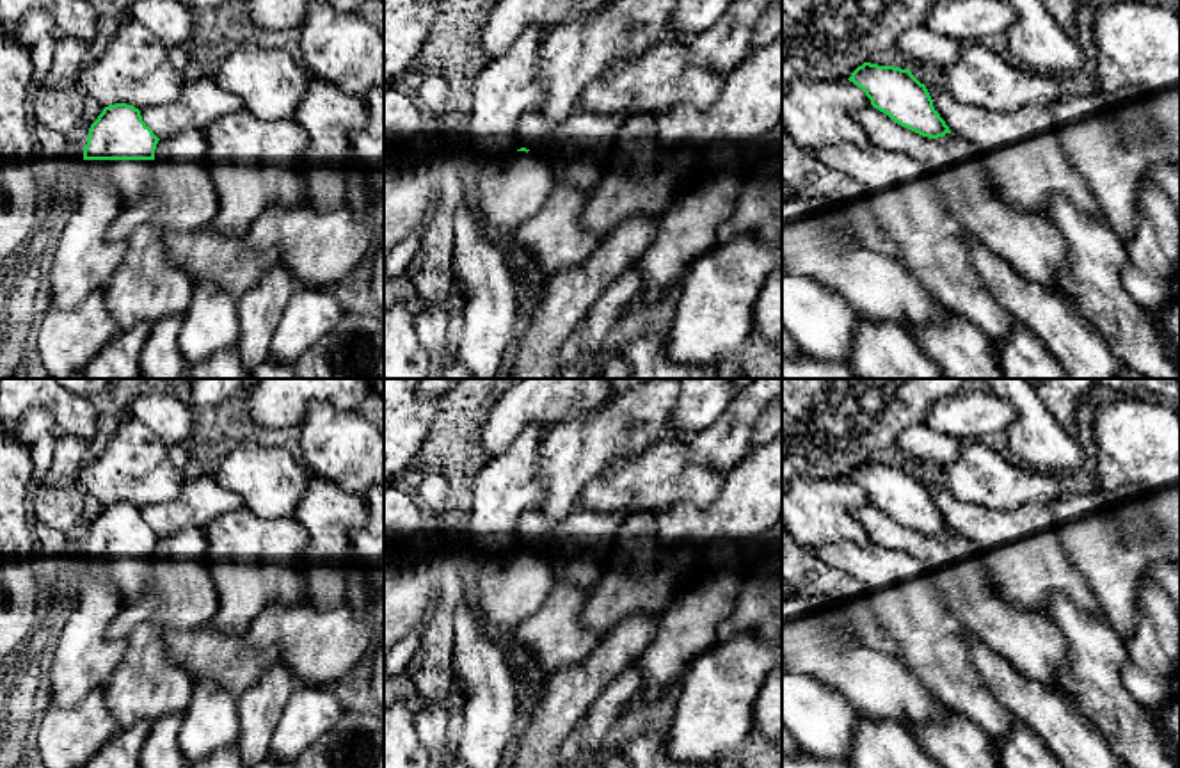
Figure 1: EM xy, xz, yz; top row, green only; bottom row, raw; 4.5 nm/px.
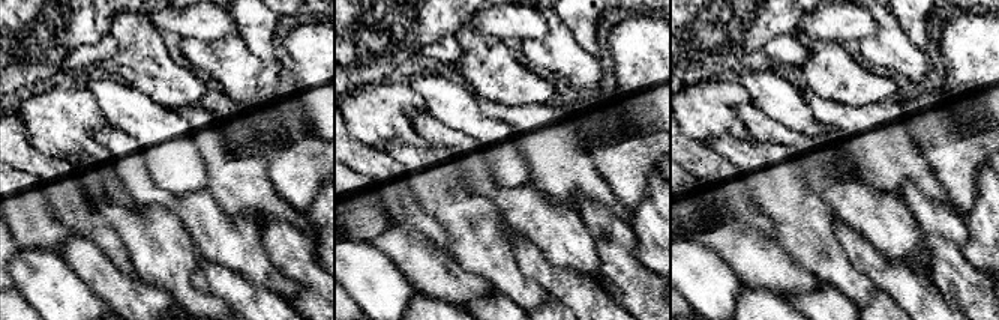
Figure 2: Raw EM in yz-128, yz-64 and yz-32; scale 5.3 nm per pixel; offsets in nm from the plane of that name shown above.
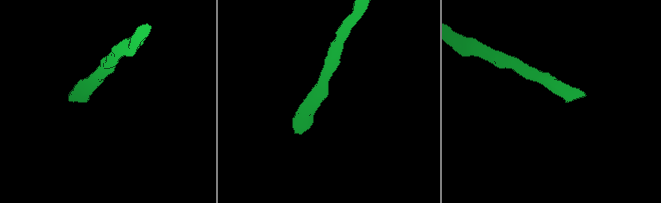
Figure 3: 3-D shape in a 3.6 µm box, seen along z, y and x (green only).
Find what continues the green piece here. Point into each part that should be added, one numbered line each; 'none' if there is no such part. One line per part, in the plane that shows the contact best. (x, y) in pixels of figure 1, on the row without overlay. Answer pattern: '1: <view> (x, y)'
1: xy (130, 576)

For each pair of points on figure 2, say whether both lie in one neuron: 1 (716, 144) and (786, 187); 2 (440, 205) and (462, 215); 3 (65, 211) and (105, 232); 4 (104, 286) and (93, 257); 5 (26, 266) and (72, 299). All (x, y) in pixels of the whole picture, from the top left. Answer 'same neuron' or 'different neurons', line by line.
1: same neuron
2: same neuron
3: same neuron
4: same neuron
5: same neuron

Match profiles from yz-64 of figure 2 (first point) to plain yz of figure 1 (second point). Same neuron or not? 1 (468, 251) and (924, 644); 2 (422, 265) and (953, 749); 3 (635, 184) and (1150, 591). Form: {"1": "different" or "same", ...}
{"1": "same", "2": "different", "3": "different"}

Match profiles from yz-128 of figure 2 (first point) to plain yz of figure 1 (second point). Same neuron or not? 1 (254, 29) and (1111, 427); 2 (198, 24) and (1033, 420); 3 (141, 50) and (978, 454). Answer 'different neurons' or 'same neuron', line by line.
1: different neurons
2: different neurons
3: same neuron

